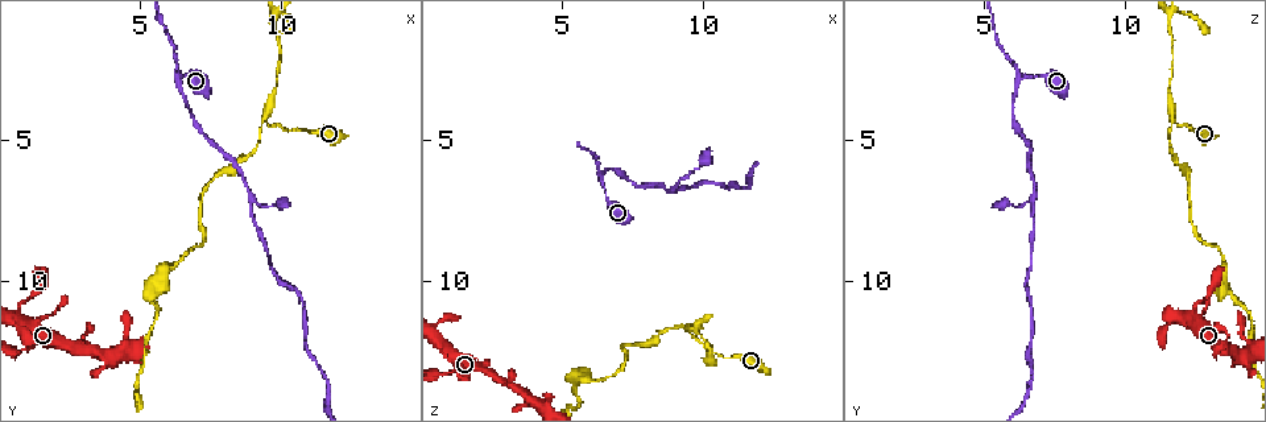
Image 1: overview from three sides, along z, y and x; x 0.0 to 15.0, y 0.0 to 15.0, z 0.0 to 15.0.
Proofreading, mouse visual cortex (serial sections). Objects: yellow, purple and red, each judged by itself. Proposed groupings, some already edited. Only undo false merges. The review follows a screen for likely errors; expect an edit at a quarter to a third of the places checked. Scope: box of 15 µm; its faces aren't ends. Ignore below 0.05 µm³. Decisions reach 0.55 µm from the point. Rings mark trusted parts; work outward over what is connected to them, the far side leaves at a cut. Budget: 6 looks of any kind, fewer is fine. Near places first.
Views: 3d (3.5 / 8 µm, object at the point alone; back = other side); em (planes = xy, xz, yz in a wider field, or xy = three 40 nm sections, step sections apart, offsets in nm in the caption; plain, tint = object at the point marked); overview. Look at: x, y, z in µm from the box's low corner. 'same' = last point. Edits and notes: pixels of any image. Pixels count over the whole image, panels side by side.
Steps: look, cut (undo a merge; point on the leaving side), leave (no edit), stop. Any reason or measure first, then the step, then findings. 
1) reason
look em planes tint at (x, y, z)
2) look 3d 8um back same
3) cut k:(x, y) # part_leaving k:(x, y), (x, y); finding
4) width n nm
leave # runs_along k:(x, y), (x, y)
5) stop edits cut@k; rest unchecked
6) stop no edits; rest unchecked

abrupt turn
look 3d 3.5um at (4.4, 12.0, 14.2)

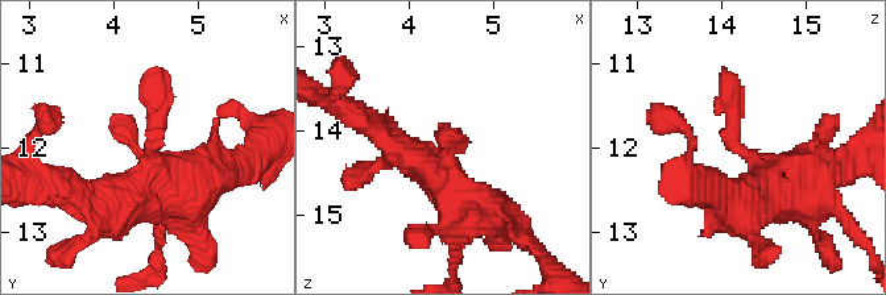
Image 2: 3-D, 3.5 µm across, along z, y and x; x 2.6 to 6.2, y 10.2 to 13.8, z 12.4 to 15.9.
now the EM
look em xy step 2 plain at (4.45, 12.05, 14.25)

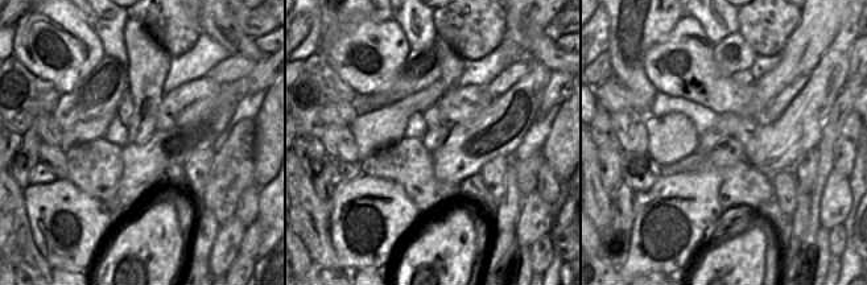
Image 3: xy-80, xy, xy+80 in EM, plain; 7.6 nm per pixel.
look em xy step 2 tint same

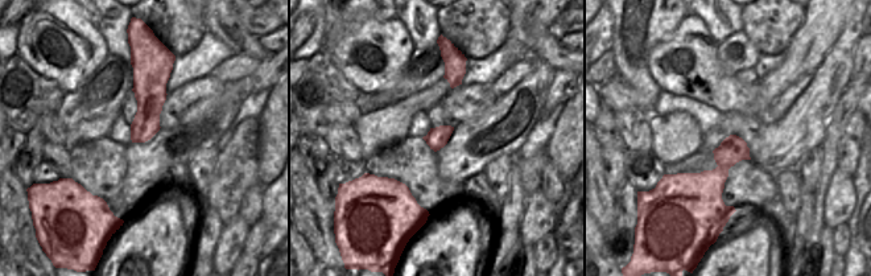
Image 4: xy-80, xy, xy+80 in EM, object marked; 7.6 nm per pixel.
width 160 nm
leave # runs_along 2:(106, 202), (154, 165), (154, 69); one cell here

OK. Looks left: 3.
look 3d 3.5um at (6.3, 2.8, 6.3)

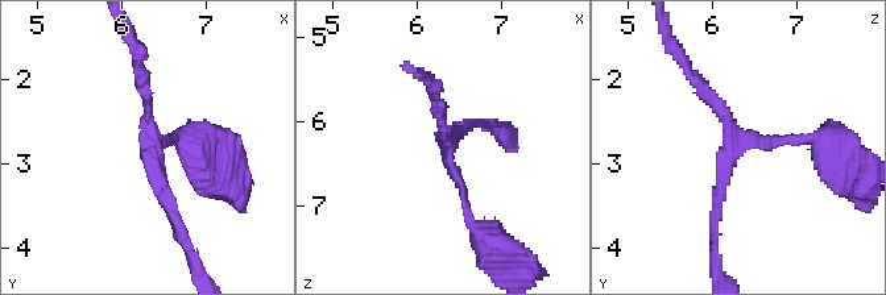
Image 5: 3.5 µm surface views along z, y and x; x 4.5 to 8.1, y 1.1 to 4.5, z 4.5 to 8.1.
arms 3; arm_widths 150, 150, 150 nm
look em xy step 3 tint at (6.35, 2.80, 6.30)

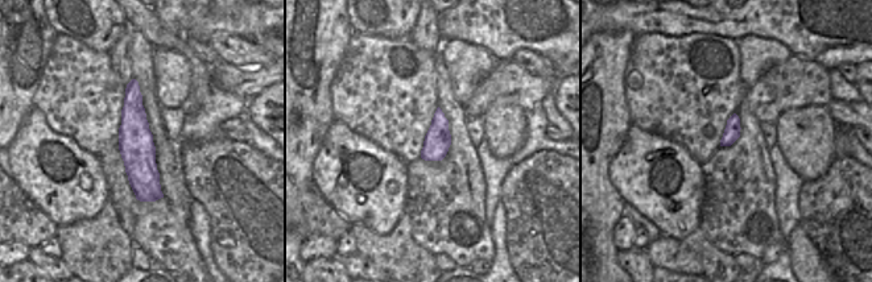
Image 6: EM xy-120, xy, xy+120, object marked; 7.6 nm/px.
cut it another way
look em xy step 1 tint same

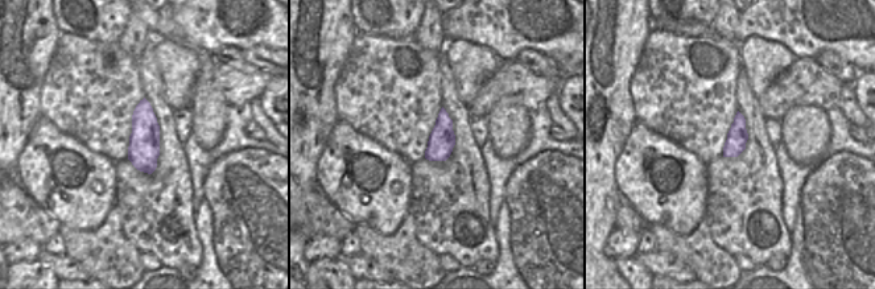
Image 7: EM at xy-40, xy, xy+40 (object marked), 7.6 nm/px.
leave # runs_along 5:(815, 140), (741, 144), (715, 224); continuous, no second cell

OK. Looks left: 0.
stop no edits; rest unchecked

